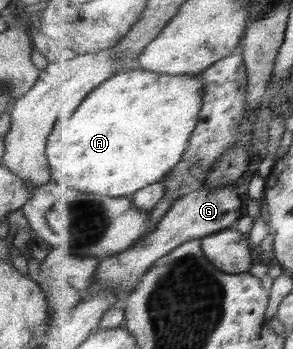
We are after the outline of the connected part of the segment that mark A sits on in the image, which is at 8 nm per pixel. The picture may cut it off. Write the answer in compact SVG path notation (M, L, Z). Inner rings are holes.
M136 67L132 71L122 71L99 85L85 99L85 102L83 102L79 110L75 112L69 121L67 119L61 119L54 124L45 147L45 155L51 171L51 179L56 185L61 187L71 186L71 189L109 197L134 196L137 192L143 191L143 188L151 187L152 184L163 181L167 175L171 174L171 171L182 163L186 155L187 147L190 146L191 138L194 136L195 130L198 128L199 121L202 118L203 99L205 99L205 92L203 92L203 80L201 80L200 75L185 74L183 76L169 76L140 67Z

